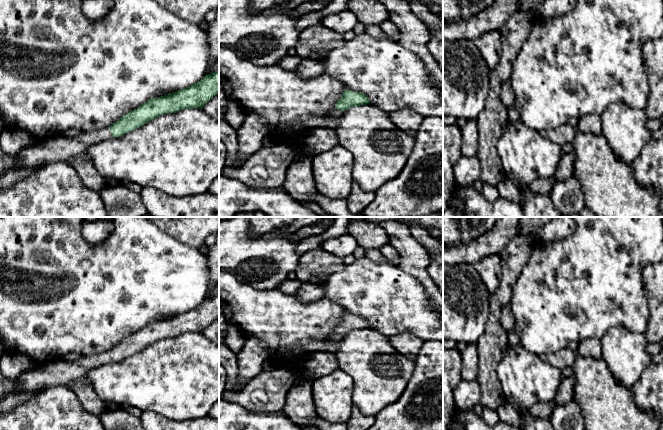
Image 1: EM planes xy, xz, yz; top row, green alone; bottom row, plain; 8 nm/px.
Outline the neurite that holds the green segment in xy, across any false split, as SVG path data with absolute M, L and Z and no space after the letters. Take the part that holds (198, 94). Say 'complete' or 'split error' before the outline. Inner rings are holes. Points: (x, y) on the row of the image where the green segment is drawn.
split error; M215 71L185 89L149 99L137 109L123 115L109 128L79 132L75 137L59 135L42 139L38 144L22 149L15 155L18 165L0 177L0 188L10 187L46 163L68 162L83 154L91 145L111 137L121 137L163 114L189 108L202 109L218 93L219 71Z

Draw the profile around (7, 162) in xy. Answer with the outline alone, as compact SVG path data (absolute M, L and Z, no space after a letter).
M0 147L0 177L8 170L17 166L15 155L6 154Z

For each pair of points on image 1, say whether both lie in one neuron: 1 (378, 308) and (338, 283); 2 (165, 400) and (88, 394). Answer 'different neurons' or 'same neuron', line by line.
1: same neuron
2: different neurons

